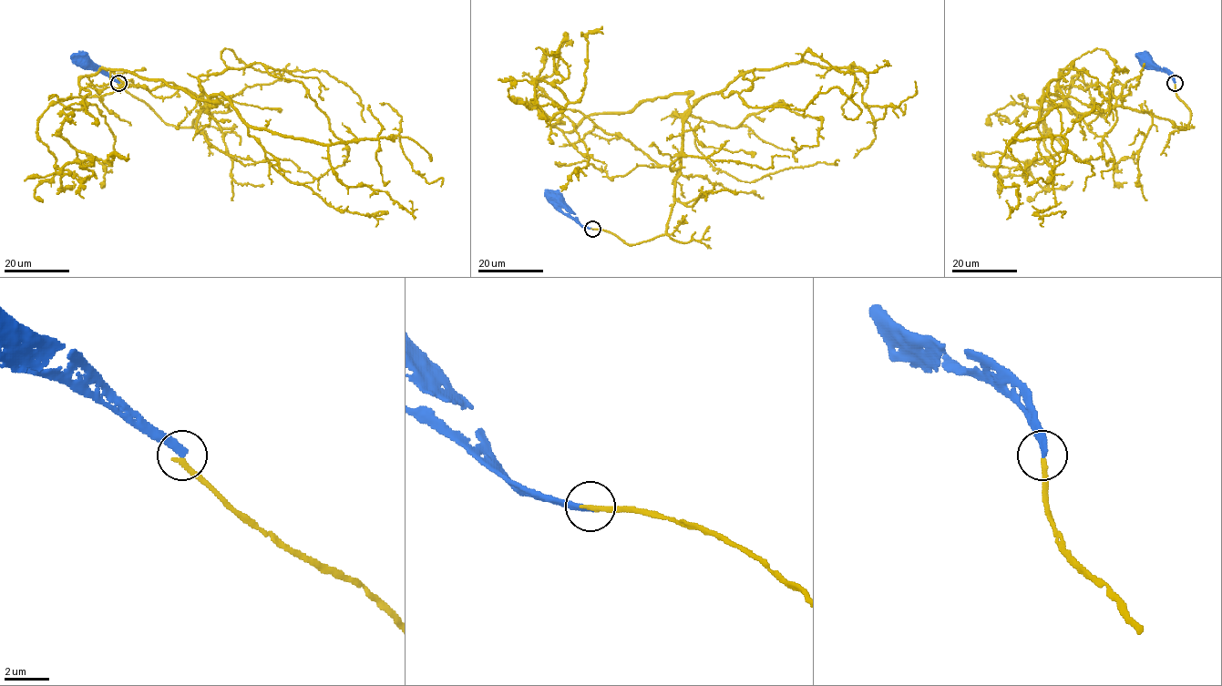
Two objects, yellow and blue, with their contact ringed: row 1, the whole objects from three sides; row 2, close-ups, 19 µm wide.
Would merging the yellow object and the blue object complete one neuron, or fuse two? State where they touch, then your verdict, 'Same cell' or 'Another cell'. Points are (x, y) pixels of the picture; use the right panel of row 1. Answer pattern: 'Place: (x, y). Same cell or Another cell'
Place: (1175, 83). Another cell

